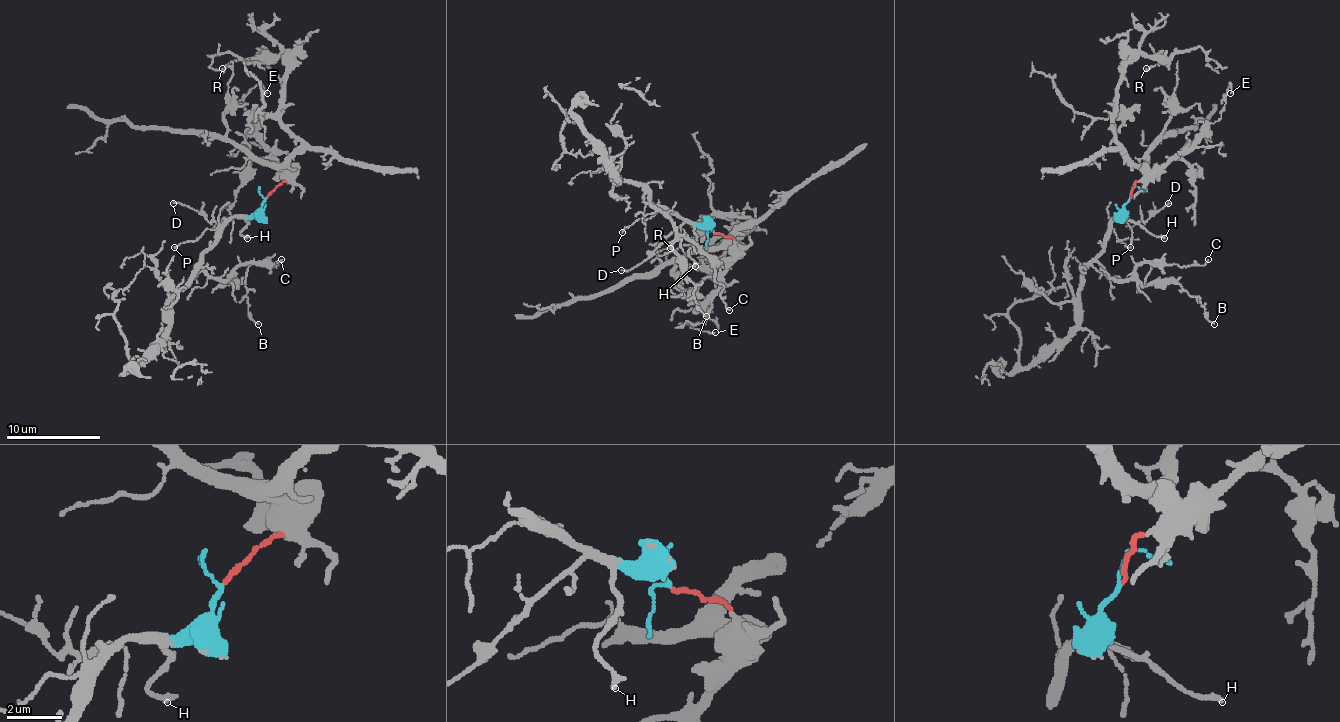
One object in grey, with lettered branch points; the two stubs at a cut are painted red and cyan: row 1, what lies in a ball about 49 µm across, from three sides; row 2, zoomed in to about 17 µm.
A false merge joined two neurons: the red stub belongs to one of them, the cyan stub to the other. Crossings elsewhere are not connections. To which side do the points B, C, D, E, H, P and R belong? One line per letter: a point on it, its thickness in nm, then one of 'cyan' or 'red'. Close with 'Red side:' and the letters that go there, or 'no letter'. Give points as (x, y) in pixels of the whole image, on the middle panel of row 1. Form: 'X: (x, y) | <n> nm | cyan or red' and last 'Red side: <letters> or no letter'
B: (706, 316) | 100 nm | cyan
C: (729, 310) | 100 nm | cyan
D: (621, 270) | 110 nm | cyan
E: (715, 332) | 120 nm | red
H: (695, 266) | 180 nm | cyan
P: (622, 232) | 110 nm | cyan
R: (670, 248) | 100 nm | red
Red side: E, R

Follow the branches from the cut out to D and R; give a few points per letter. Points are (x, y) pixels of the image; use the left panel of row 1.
D: (265, 198), (248, 216), (208, 221), (197, 209), (173, 202)
R: (265, 198), (300, 144), (281, 120), (288, 64), (230, 52), (215, 54), (211, 66), (223, 68)

